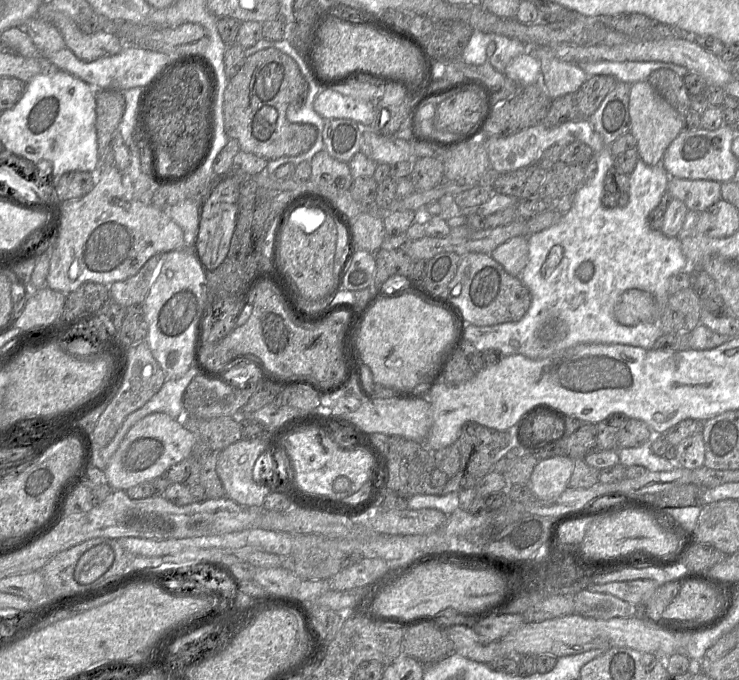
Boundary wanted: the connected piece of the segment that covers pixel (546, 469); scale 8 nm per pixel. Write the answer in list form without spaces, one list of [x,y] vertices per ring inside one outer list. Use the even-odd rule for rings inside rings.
[[[566,455],[540,460],[535,467],[529,486],[537,500],[555,500],[567,488],[575,460]]]

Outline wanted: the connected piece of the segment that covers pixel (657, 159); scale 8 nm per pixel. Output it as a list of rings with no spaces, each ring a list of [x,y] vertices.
[[[648,80],[631,84],[630,132],[637,141],[637,153],[647,165],[661,164],[665,152],[679,133],[686,129],[683,116],[662,97]]]

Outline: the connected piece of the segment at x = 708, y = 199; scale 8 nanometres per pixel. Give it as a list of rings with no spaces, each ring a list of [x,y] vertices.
[[[670,177],[668,193],[683,201],[689,210],[702,212],[721,199],[722,183]]]

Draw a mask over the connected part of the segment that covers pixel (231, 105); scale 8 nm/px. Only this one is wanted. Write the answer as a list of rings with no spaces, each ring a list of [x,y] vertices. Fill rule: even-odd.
[[[266,48],[248,55],[238,73],[228,80],[224,92],[224,125],[229,139],[238,142],[240,150],[266,160],[294,157],[309,152],[316,144],[319,132],[314,124],[300,125],[287,119],[290,105],[302,103],[308,92],[308,83],[295,60],[282,50]]]

